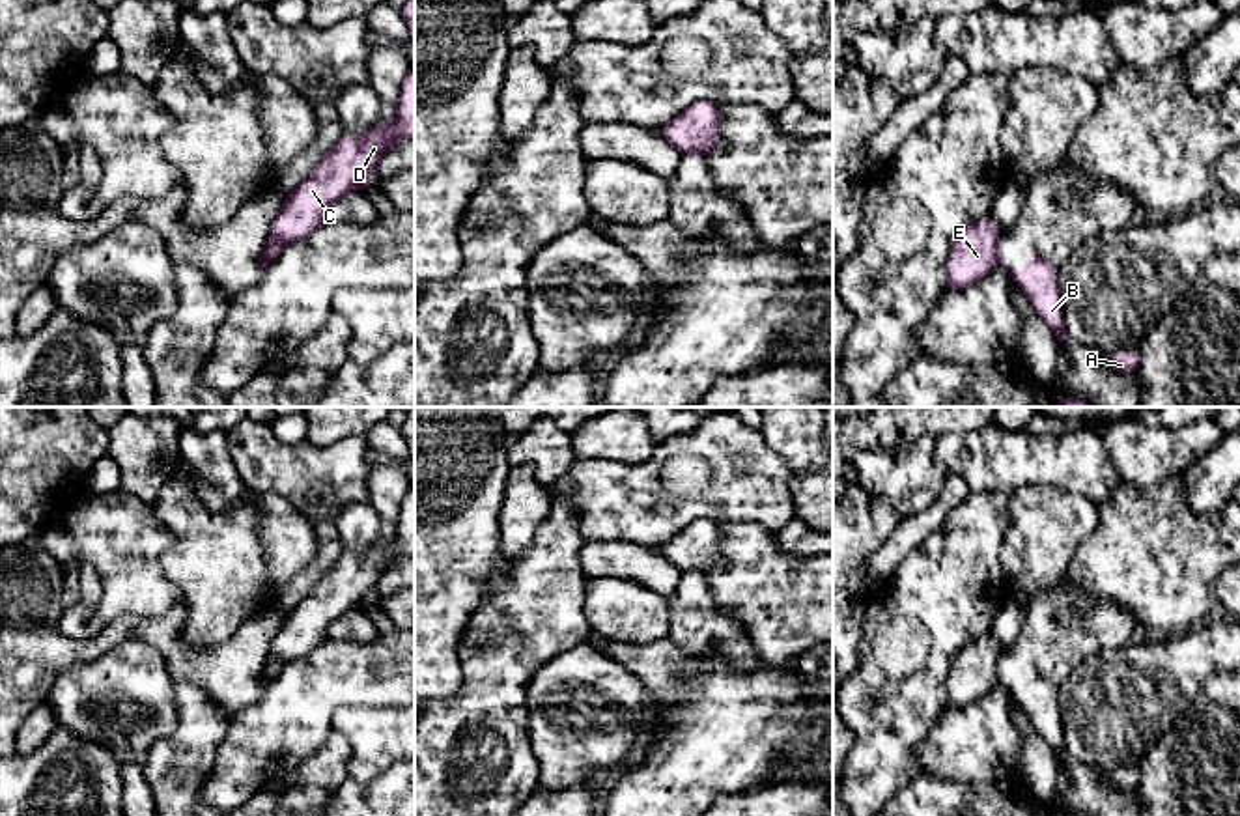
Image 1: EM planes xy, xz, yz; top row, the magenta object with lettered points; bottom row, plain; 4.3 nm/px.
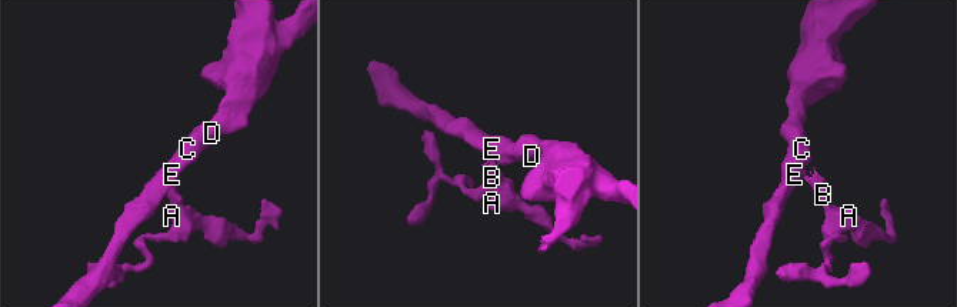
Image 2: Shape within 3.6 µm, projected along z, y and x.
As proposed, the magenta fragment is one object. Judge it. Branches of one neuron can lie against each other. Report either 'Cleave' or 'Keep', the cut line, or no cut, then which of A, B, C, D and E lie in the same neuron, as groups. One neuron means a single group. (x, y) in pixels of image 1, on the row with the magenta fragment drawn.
Cleave. Split along xy (281, 243), (269, 243), (264, 249), (267, 262). Groups: A B / C D E

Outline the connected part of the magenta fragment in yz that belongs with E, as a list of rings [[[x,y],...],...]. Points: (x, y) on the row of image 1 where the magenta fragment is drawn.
[[[990,213],[962,228],[949,248],[945,291],[960,291],[984,278],[997,265],[999,239]]]

